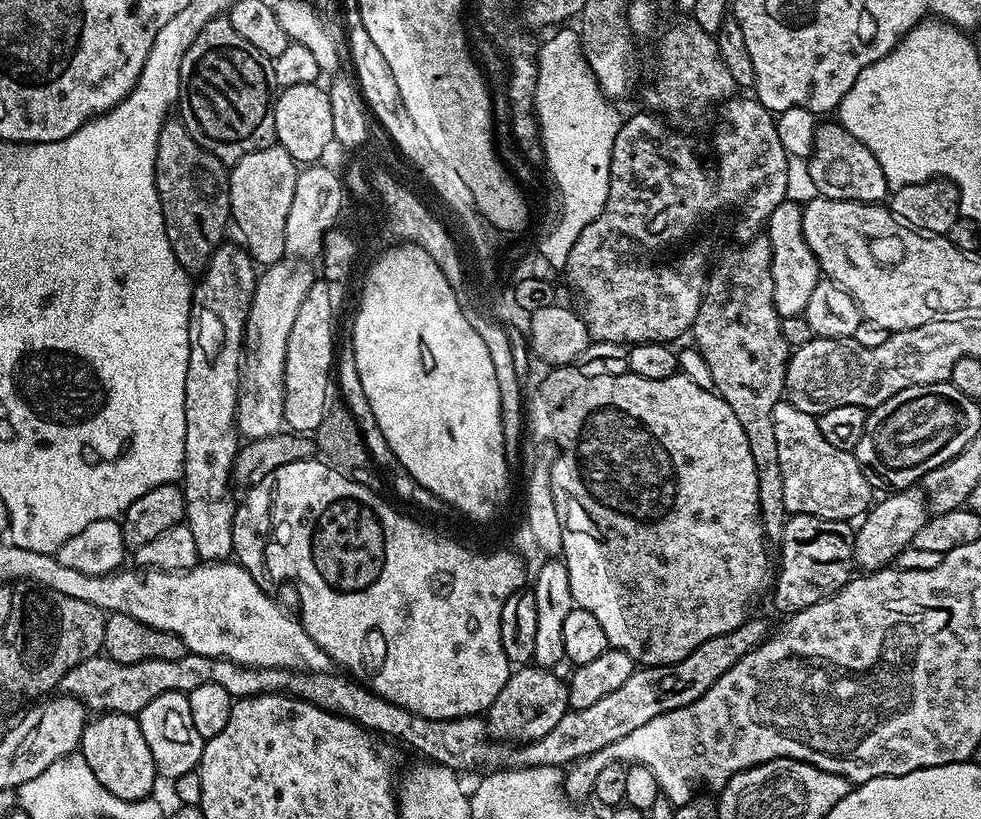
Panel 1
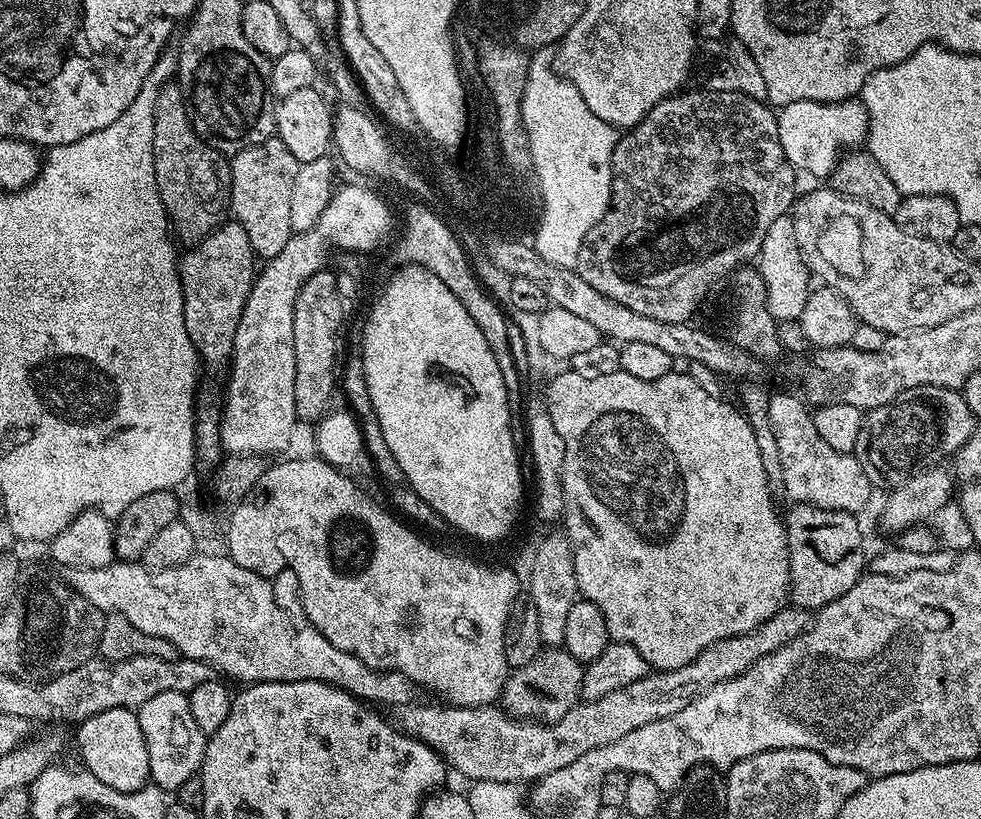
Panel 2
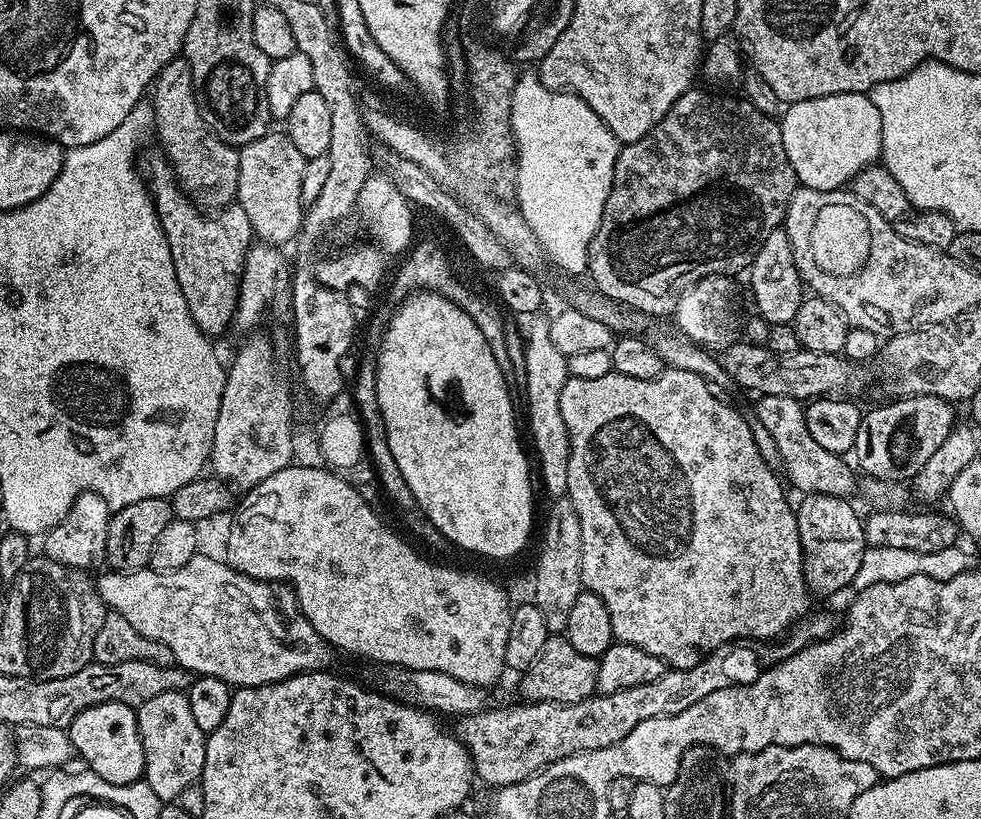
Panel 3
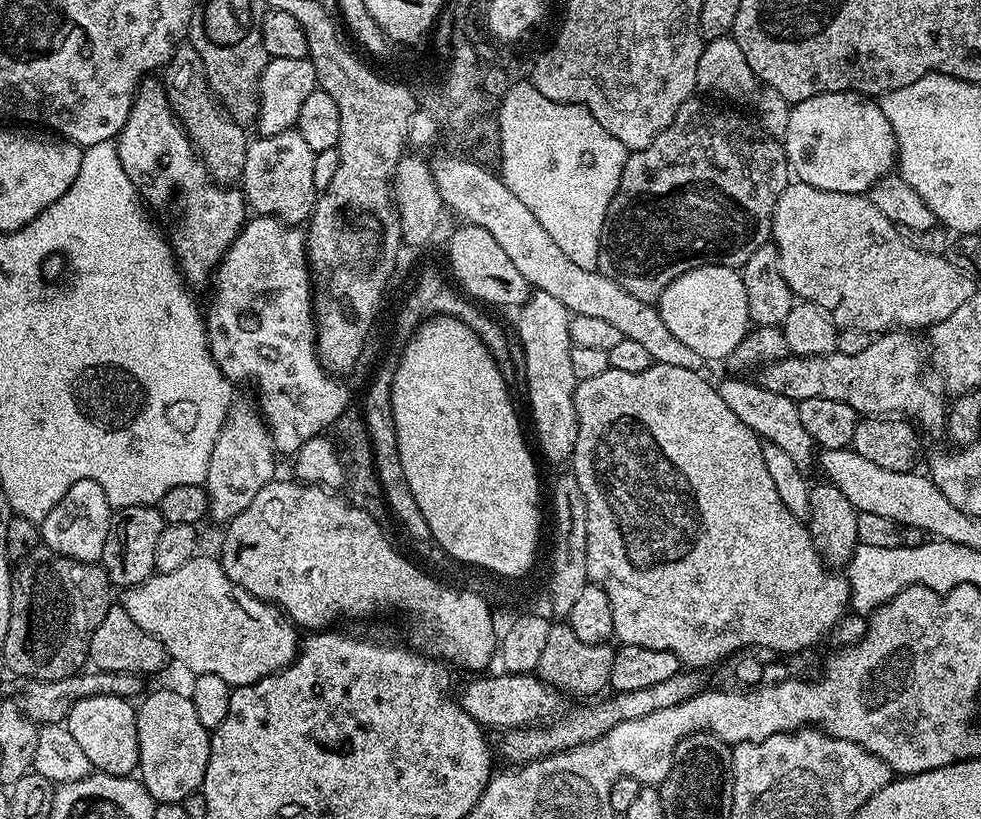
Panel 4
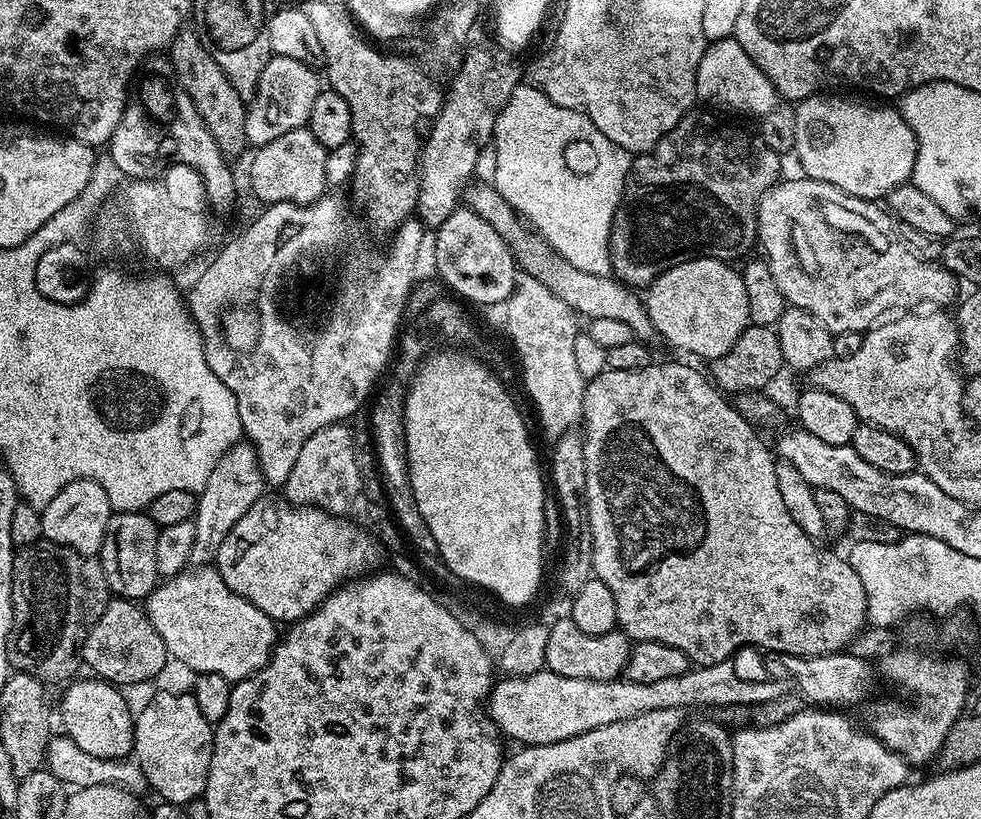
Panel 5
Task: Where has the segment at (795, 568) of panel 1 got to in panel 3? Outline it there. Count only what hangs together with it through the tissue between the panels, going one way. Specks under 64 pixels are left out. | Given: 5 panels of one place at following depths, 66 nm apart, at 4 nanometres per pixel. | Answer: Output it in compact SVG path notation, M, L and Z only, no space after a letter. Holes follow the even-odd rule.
M810 492L799 497L800 505L795 505L794 511L798 522L798 538L804 555L804 581L808 584L809 593L828 596L831 592L840 592L851 585L854 574L858 574L858 566L862 563L865 550L864 522L861 513L852 509L852 500L843 496L818 494Z

